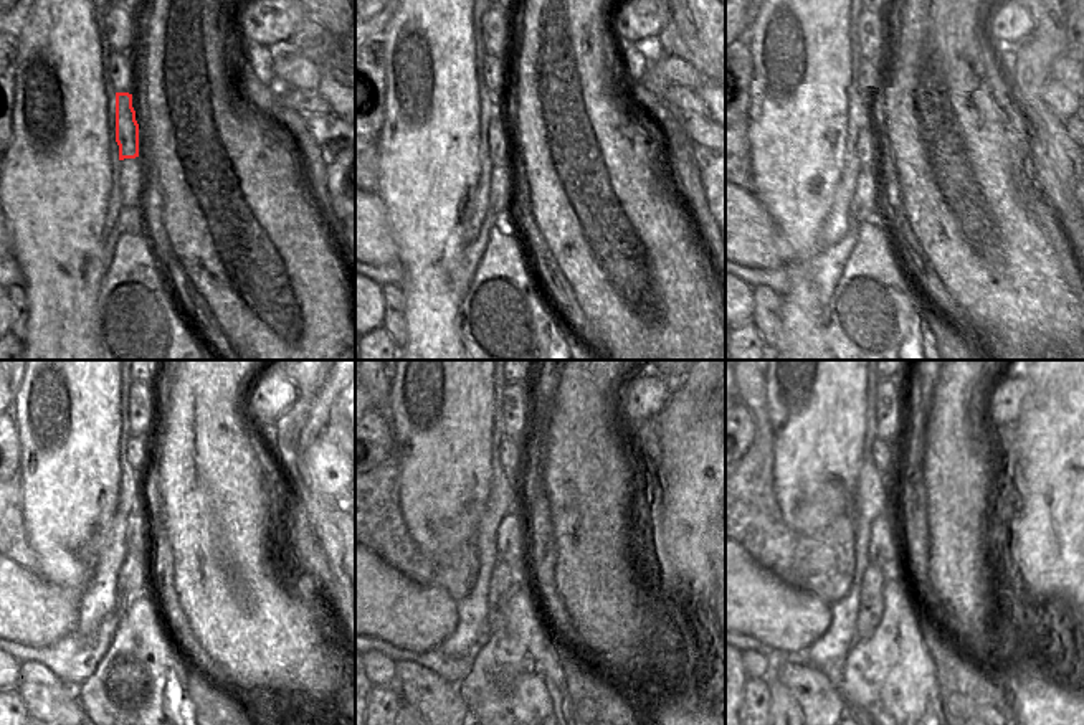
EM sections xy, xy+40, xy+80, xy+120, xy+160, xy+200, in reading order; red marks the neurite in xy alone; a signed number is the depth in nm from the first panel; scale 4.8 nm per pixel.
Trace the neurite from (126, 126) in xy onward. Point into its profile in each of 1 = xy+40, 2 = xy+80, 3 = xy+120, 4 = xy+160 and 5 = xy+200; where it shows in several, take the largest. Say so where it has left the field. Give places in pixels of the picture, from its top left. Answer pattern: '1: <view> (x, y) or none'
1: xy+40 (498, 139)
2: xy+80 (870, 154)
3: xy+120 (139, 539)
4: xy+160 (511, 540)
5: xy+200 (884, 535)

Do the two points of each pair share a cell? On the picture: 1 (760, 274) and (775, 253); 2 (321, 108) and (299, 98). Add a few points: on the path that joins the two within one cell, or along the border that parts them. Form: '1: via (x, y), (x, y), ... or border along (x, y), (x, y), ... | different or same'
1: border along (742, 266), (782, 268) | different
2: via (316, 106), (304, 101) | same

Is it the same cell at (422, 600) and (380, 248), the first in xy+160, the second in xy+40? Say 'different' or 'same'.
same

